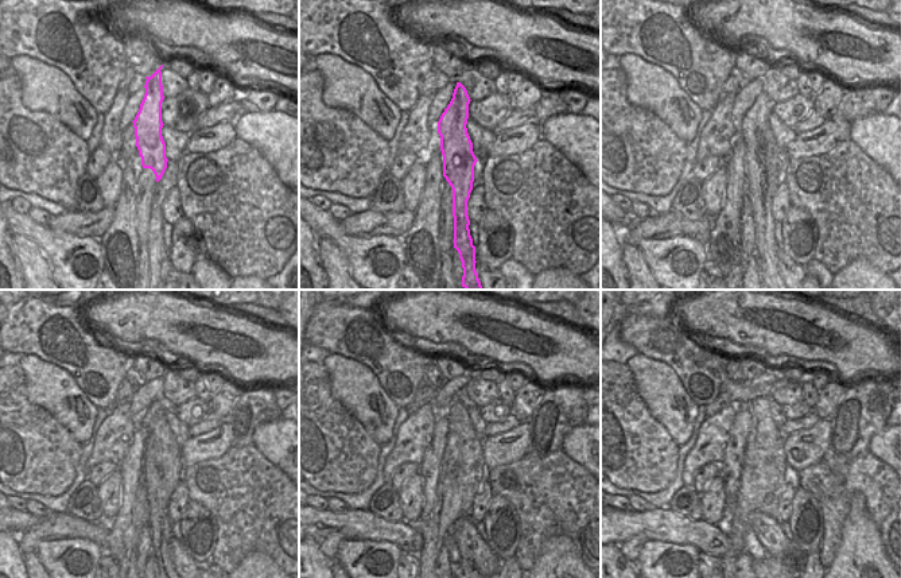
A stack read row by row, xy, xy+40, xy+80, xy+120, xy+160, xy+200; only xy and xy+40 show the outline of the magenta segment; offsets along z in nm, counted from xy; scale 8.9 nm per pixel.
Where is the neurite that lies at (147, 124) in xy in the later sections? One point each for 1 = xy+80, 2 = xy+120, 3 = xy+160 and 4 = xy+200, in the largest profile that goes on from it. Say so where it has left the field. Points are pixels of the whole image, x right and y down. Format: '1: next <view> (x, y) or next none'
1: next xy+80 (765, 162)
2: next xy+120 (163, 470)
3: next xy+160 (473, 470)
4: next xy+200 (771, 466)

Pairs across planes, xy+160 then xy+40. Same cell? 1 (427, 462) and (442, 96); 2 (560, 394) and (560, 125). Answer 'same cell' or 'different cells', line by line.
1: different cells
2: different cells

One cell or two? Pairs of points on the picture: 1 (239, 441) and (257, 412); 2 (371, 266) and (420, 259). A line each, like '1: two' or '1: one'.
1: one
2: two

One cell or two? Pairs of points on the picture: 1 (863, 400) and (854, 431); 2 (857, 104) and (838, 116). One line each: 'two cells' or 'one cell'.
1: one cell
2: one cell

